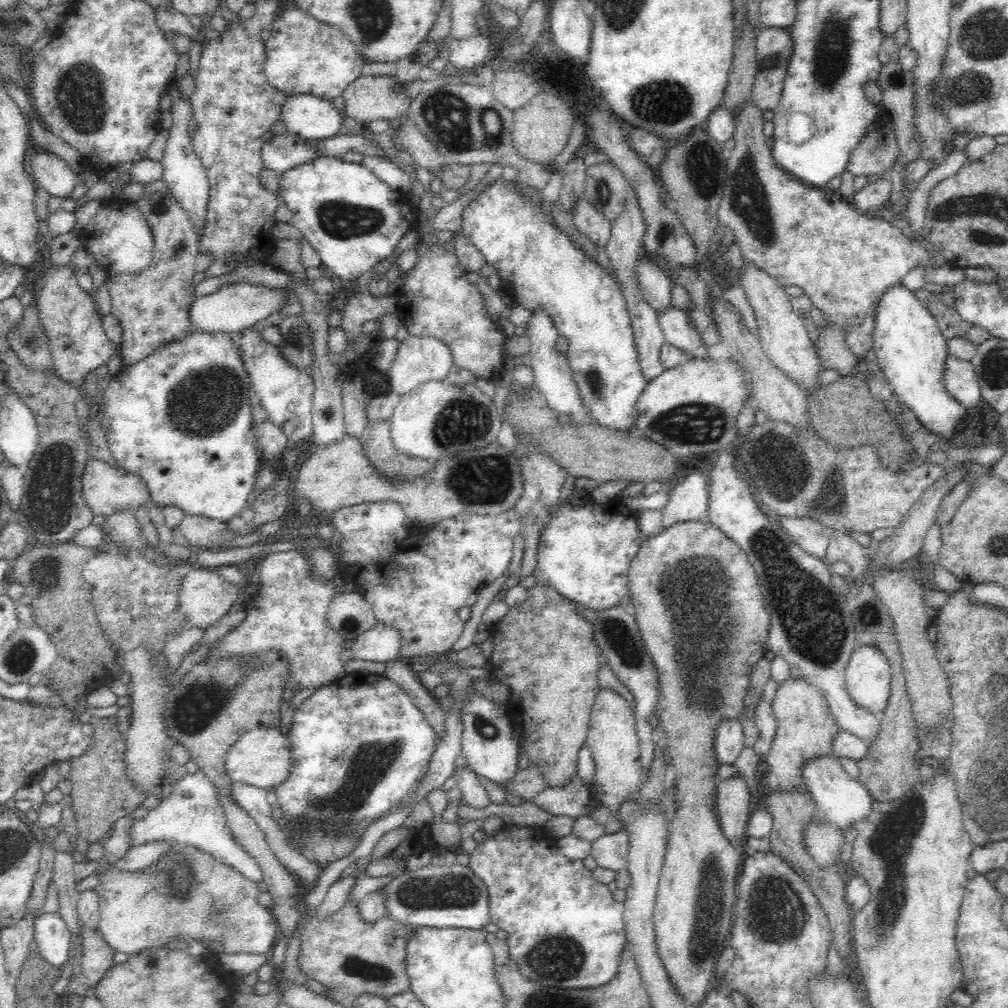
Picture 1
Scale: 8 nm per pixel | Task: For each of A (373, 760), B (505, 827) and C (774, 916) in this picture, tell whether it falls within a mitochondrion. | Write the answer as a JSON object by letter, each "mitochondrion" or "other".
{"A":"mitochondrion","B":"other","C":"mitochondrion"}

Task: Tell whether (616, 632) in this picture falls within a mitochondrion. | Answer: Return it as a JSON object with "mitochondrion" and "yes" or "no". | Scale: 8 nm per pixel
{"mitochondrion":"yes"}

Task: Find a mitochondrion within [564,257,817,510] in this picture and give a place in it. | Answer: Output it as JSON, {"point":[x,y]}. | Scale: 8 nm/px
{"point":[695,423]}

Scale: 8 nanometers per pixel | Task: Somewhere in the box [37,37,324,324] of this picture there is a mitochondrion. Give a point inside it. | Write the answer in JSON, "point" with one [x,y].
{"point":[81,93]}

